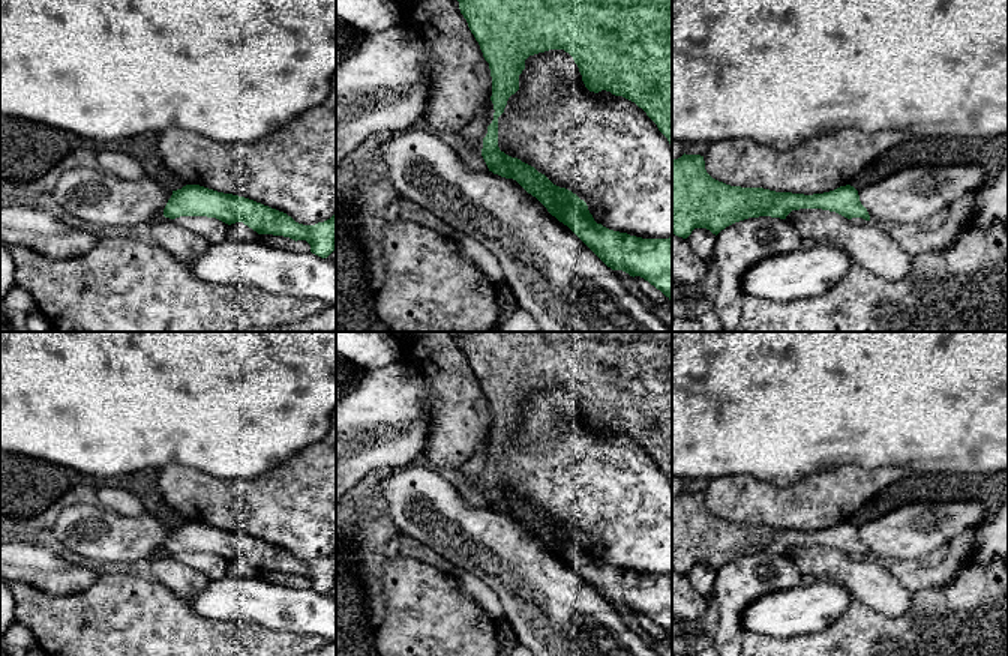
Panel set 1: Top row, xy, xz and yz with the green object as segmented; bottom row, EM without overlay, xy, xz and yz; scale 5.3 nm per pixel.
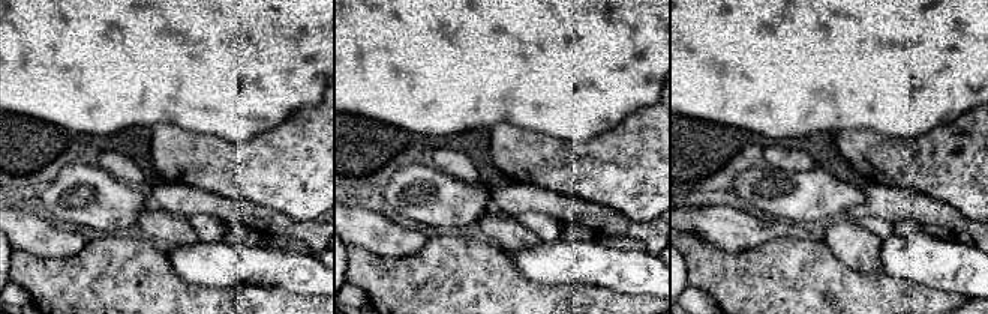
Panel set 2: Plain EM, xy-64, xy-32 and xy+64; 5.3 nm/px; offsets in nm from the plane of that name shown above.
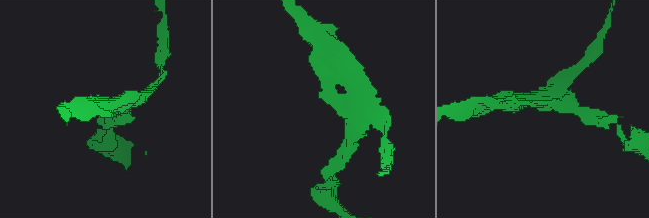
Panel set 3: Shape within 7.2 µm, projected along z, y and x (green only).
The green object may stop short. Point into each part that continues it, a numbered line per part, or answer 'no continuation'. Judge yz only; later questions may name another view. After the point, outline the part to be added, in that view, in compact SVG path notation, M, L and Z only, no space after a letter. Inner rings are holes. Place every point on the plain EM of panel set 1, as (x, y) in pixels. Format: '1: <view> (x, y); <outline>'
no continuation

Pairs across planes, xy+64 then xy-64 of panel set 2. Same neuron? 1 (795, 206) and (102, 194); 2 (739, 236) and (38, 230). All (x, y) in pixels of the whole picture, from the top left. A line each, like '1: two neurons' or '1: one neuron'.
1: one neuron
2: one neuron

